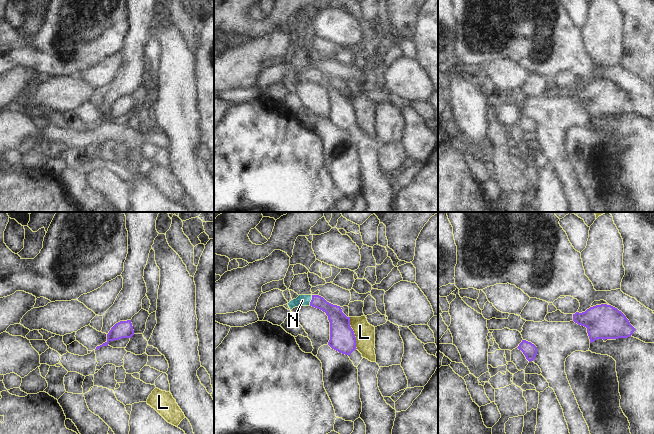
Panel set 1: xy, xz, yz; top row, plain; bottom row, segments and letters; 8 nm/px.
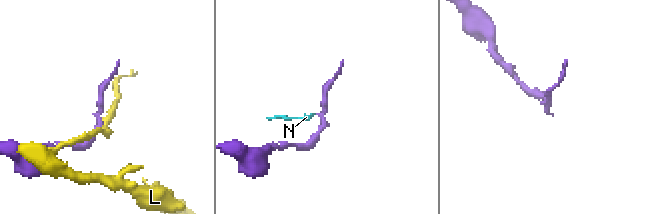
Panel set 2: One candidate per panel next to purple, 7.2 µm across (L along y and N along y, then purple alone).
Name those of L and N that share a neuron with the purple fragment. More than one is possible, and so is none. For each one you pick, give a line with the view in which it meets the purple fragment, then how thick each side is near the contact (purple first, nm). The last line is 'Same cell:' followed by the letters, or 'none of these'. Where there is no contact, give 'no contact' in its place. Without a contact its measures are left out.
N: xz | 140/100 nm
Same cell: N

